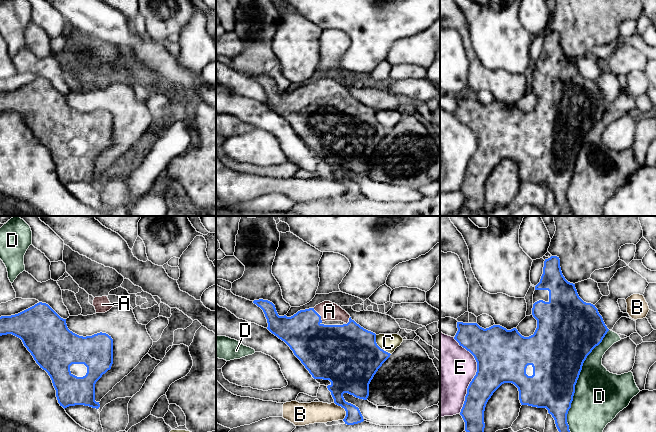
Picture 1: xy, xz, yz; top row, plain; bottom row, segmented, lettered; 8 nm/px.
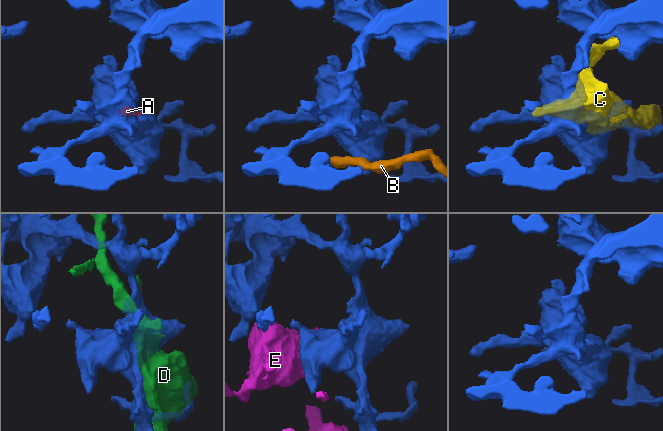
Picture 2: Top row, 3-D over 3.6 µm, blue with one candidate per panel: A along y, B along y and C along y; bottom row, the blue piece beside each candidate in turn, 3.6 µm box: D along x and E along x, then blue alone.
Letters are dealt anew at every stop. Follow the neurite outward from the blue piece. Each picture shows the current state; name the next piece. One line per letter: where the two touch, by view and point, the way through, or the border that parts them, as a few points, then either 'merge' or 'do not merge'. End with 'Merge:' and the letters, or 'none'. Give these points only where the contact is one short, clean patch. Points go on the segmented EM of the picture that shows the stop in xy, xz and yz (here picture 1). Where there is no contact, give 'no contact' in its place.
A: meets blue in xz at (319, 315); runs through xz (318, 346), (319, 315), (324, 311), (329, 311); merge
B: meets blue in xz at (344, 408); do not merge
C: meets blue in xz at (378, 346); do not merge
D: meets blue in yz at (576, 381); do not merge
E: meets blue in yz at (476, 374); do not merge
Merge: A

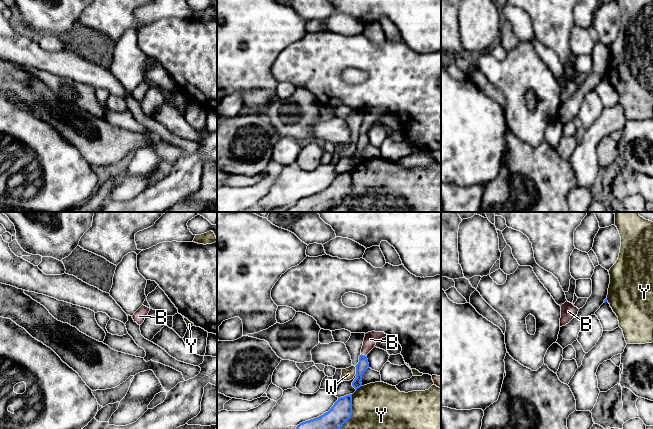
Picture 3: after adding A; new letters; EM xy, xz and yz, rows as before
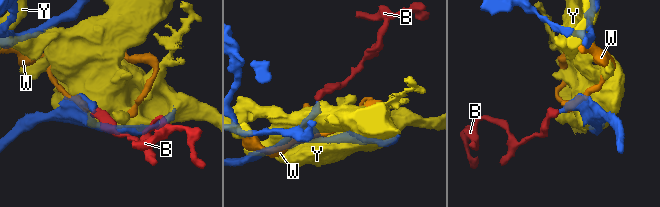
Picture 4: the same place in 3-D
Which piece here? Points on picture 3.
B: meets blue in xz at (364, 355); runs through xz (363, 365), (364, 355), (370, 339); merge
W: meets blue in xz at (356, 371); do not merge
Y: meets blue in xz at (351, 411); do not merge
Merge: B

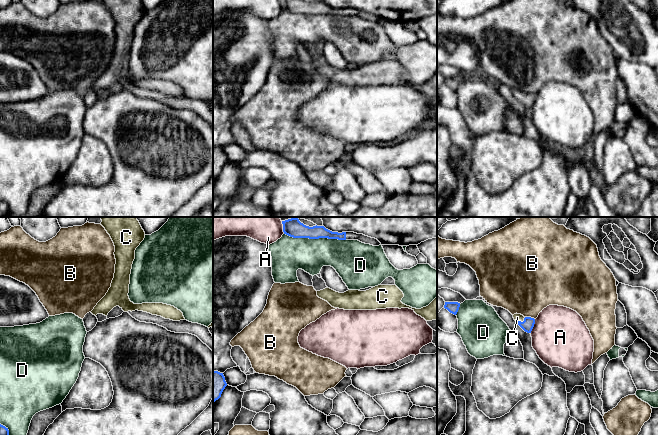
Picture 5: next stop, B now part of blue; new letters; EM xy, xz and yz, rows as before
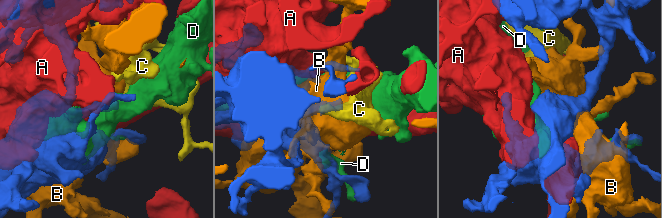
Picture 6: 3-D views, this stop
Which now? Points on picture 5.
A: meets blue in yz at (533, 326); do not merge
B: meets blue in yz at (530, 317); do not merge
C: meets blue in yz at (520, 321); runs through yz (527, 325), (520, 321), (517, 317); merge
D: meets blue in xz at (315, 238); do not merge
Merge: C

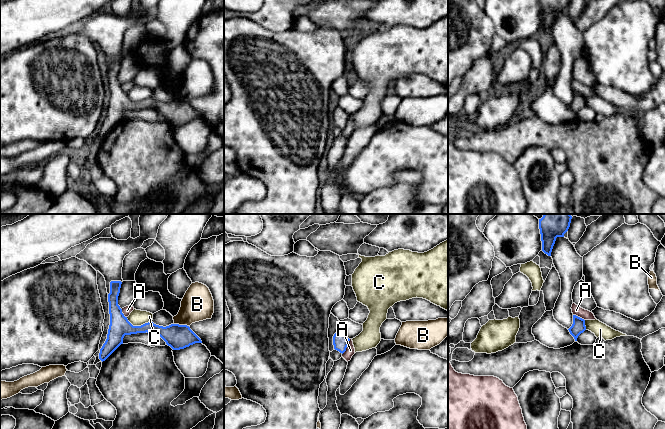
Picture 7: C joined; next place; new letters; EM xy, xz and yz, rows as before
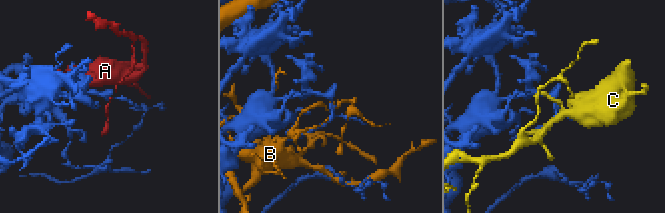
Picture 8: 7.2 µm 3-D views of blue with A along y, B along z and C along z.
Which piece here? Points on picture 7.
A: meets blue in xz at (346, 347); border along xz (350, 339), (346, 350), (342, 354); do not merge
B: meets blue in xy at (181, 325); border along xy (173, 323), (188, 326); do not merge
C: meets blue in xy at (138, 326); border along xy (126, 317), (133, 325), (151, 322); do not merge
Merge: none

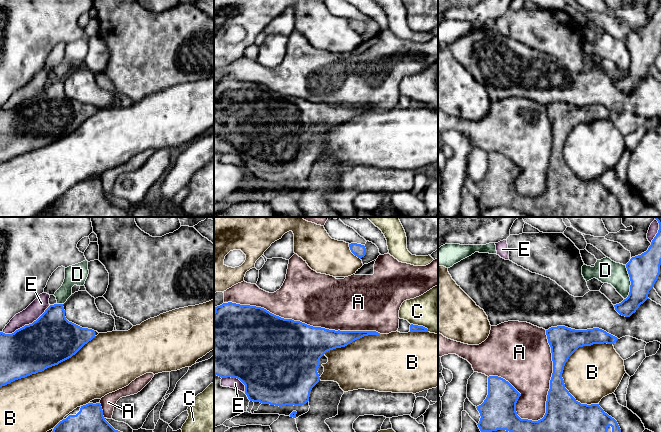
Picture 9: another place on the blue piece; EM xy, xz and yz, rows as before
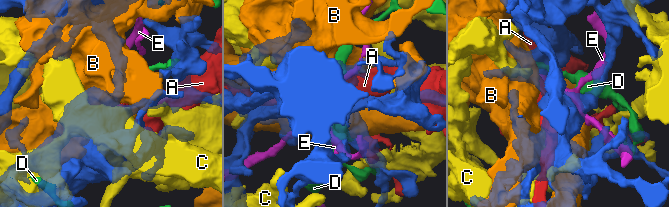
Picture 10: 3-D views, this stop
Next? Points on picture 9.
A: meets blue in yz at (550, 384); do not merge
B: meets blue in yz at (568, 358); do not merge
C: meets blue in xz at (420, 326); do not merge
D: meets blue in yz at (631, 282); do not merge
E: meets blue in xy at (26, 325); do not merge
Merge: none

